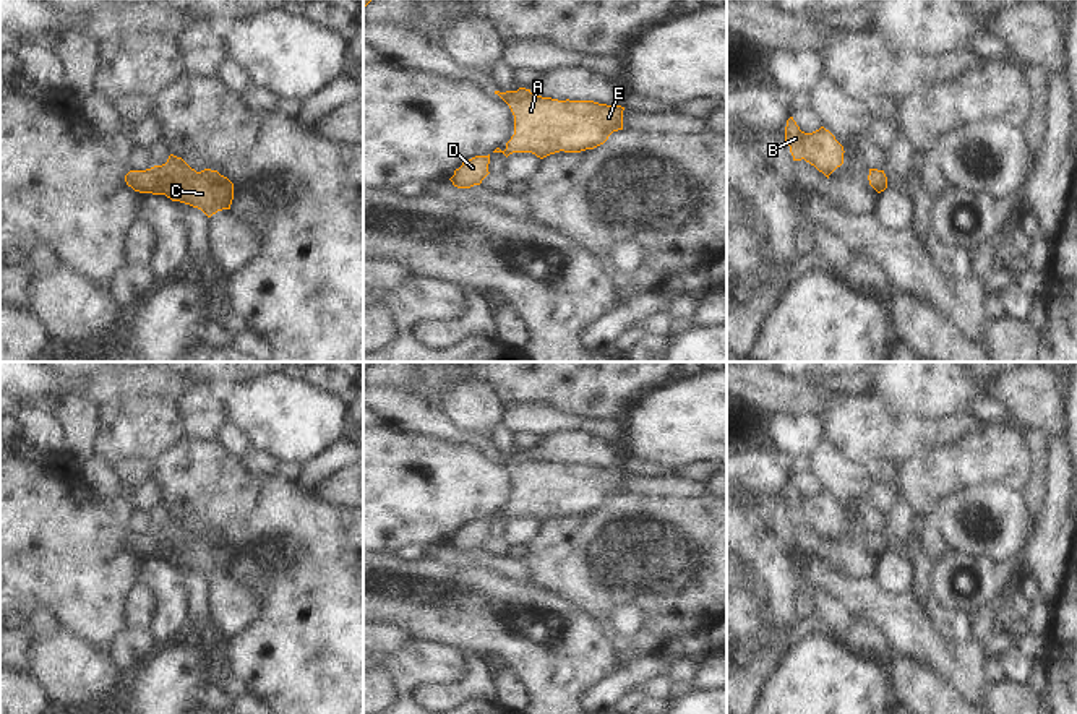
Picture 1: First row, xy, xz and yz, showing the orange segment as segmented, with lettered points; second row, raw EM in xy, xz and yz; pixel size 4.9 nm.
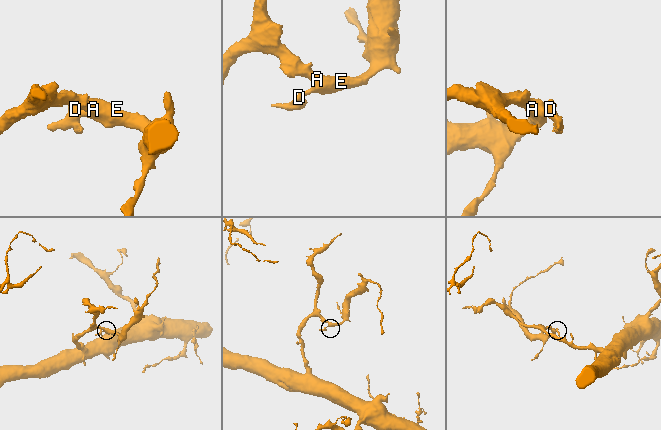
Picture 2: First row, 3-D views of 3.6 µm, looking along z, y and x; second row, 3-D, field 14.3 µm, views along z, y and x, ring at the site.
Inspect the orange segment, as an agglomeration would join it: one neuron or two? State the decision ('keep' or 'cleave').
keep

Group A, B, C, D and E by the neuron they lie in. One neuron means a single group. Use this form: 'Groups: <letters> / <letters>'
Groups: A B C D E

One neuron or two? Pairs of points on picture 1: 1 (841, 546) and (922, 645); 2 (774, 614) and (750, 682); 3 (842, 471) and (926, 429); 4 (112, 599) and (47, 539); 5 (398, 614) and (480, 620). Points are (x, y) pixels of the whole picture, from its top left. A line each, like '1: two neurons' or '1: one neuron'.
1: two neurons
2: one neuron
3: two neurons
4: one neuron
5: one neuron

